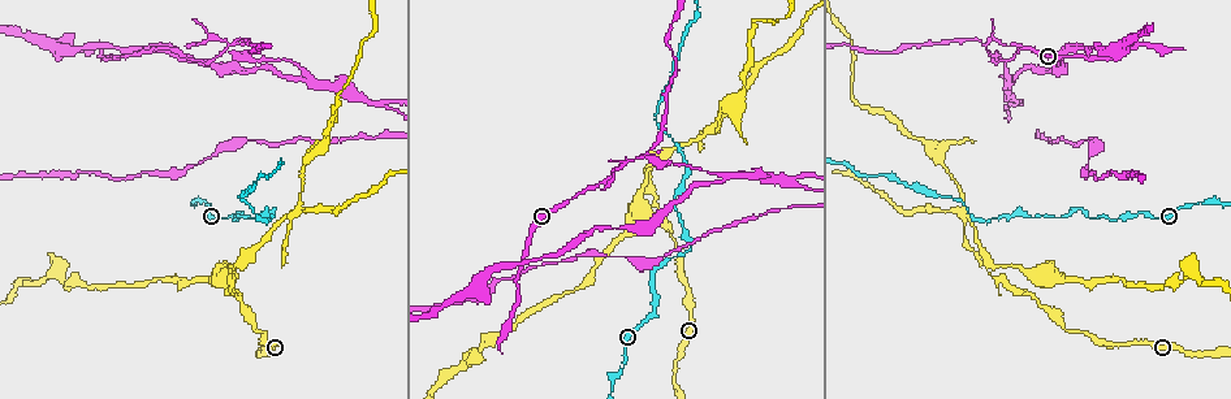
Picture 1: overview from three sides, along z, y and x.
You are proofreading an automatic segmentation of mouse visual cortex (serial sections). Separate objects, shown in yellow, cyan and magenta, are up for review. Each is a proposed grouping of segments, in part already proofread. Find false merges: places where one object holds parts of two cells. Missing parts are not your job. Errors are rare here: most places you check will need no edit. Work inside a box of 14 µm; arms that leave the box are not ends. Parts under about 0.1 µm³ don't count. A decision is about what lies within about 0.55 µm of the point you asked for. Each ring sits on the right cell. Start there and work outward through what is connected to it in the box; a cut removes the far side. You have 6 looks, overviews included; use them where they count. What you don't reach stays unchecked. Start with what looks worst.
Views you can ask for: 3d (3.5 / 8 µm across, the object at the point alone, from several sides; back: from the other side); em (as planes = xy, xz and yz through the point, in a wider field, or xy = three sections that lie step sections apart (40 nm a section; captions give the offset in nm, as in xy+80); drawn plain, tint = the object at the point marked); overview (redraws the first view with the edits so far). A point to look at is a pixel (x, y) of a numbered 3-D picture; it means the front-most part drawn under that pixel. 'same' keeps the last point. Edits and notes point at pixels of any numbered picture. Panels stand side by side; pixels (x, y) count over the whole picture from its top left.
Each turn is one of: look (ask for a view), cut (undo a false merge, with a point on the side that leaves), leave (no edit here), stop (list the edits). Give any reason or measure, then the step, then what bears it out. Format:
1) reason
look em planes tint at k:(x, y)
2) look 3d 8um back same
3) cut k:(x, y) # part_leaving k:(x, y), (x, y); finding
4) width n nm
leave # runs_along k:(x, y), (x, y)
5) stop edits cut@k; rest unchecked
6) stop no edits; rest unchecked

side arm on a straight run
look 3d 3.5um at 1:(225, 52)

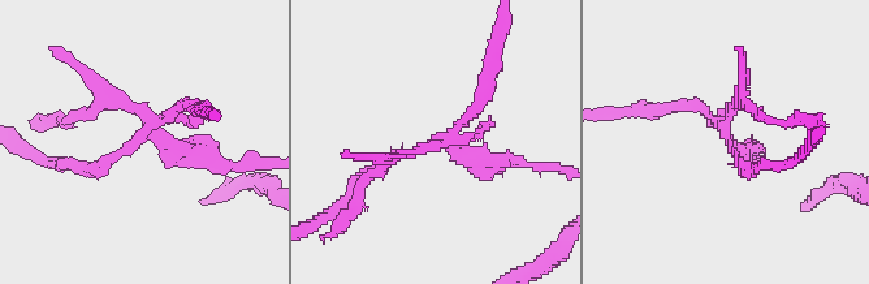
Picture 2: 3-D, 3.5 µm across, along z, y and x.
cut 2:(485, 167) # part_leaving 2:(442, 143), (471, 160), (558, 167); a second cell is stuck on

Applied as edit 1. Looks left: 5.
look overview

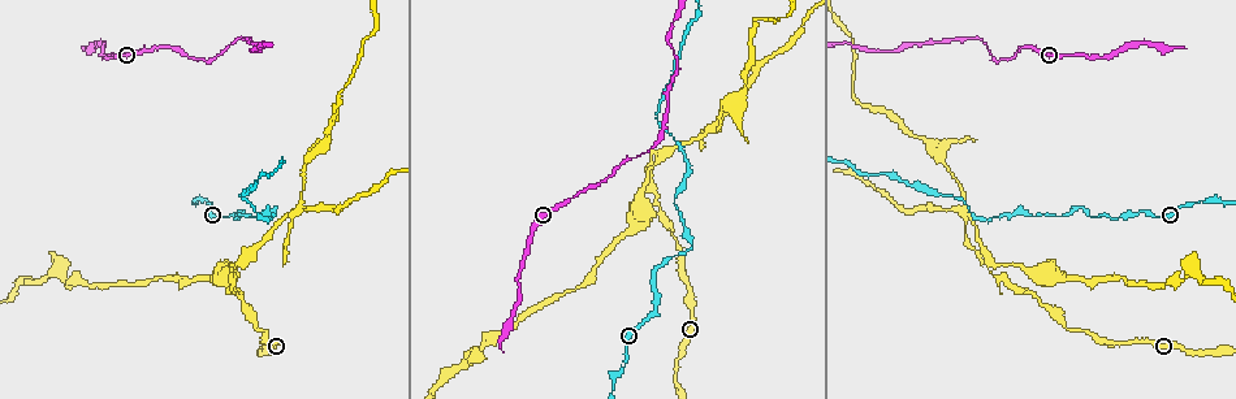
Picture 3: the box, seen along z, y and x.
a fork
look 3d 3.5um at 3:(239, 263)

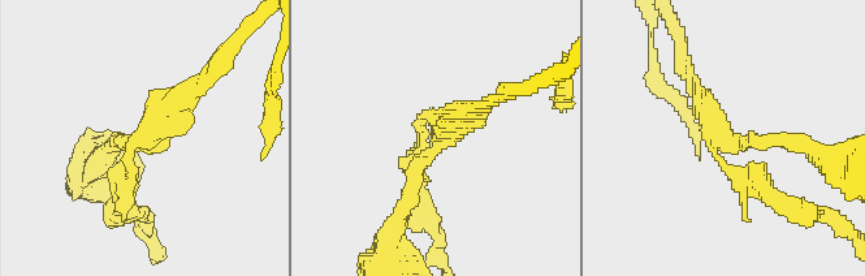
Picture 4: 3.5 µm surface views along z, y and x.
arms 3; arm_widths 200, 200, 250 nm
look em planes tint at 4:(146, 139)

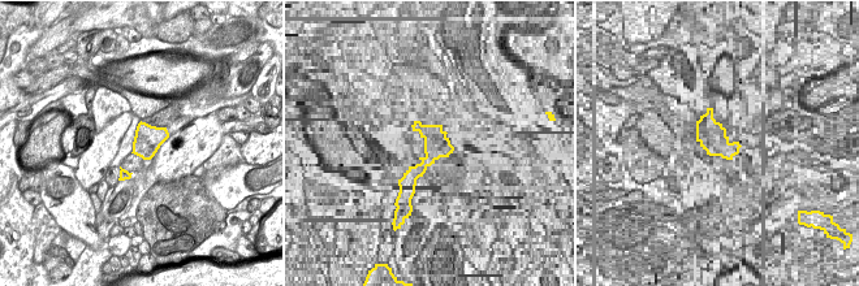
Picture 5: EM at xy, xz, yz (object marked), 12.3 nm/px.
cut 4:(455, 123) # part_leaving 4:(713, 141), (799, 141), (820, 156); two cells meet here

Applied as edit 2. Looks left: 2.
look 3d 3.5um at 3:(691, 248)

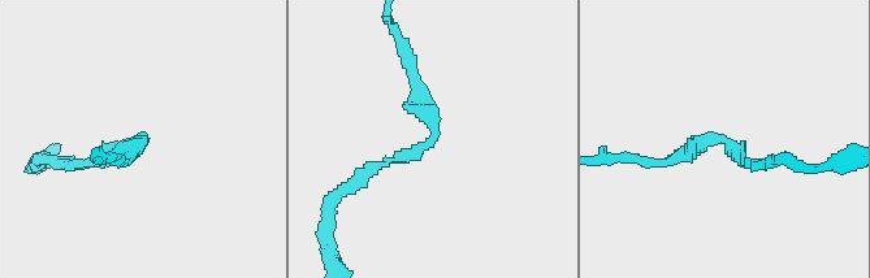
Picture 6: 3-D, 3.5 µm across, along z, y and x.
arm_widths 150, 150 nm; shape alone is not enough
look em xy step 2 tint at 6:(142, 141)

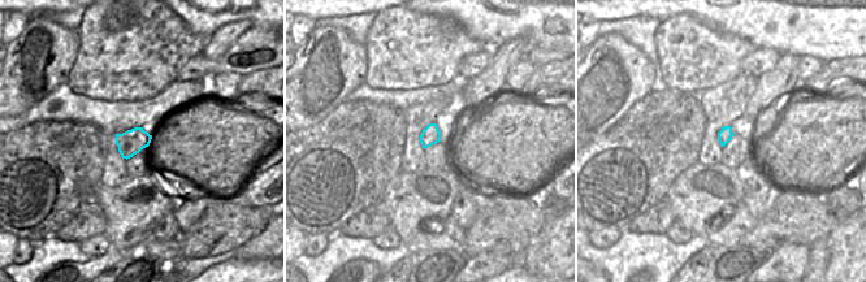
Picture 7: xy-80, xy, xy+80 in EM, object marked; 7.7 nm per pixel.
width 140 nm
leave # runs_along 6:(362, 176), (433, 137), (410, 63); all the same cell

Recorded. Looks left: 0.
stop edits cut@2, cut@4; rest unchecked

